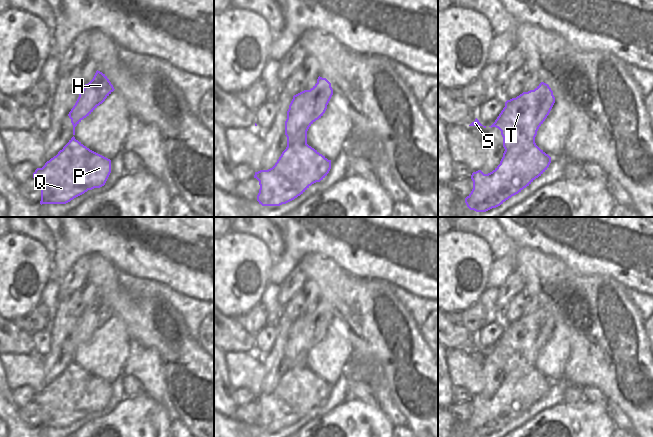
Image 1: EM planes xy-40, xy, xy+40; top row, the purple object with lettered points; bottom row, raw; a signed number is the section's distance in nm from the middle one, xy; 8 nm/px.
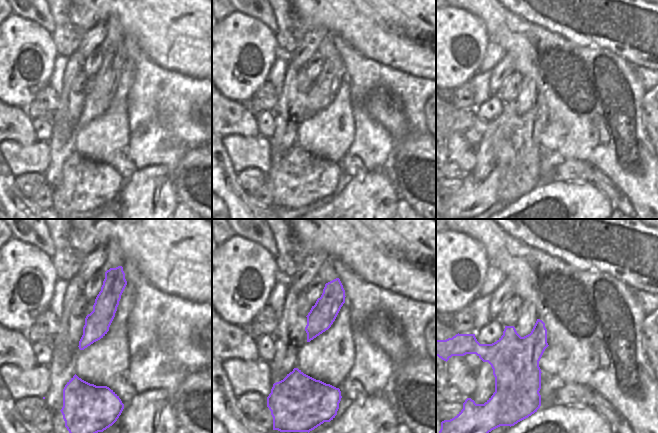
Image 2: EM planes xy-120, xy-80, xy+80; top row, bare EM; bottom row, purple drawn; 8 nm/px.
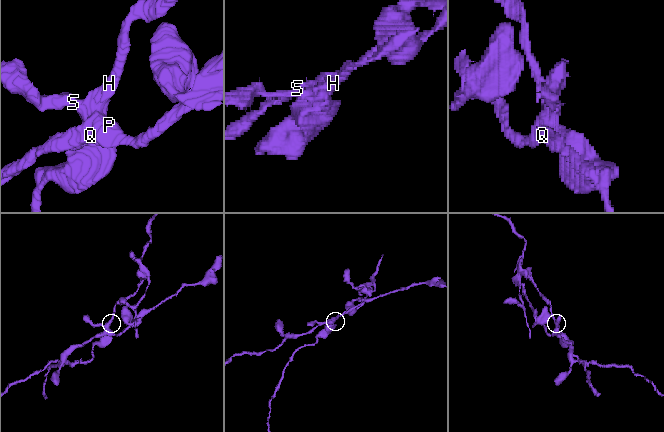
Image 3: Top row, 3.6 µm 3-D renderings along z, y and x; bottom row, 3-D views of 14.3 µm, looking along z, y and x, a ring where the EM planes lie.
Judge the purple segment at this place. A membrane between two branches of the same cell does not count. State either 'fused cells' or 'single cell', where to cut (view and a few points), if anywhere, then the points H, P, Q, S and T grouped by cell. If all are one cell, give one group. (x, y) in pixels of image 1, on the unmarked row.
fused cells; cut in xy+40 along (537, 370), (519, 377), (511, 377), (500, 388); H S T / P Q

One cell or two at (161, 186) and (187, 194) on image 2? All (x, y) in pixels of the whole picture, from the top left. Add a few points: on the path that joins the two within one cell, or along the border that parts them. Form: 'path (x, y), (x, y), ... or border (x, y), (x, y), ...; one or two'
border (172, 170), (172, 184), (176, 198), (179, 201); two

